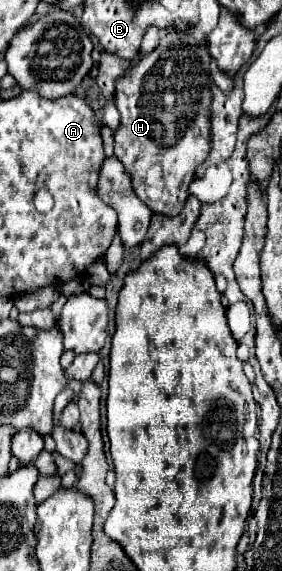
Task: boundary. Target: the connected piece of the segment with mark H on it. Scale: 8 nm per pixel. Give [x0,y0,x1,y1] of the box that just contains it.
[114,23,212,217]

